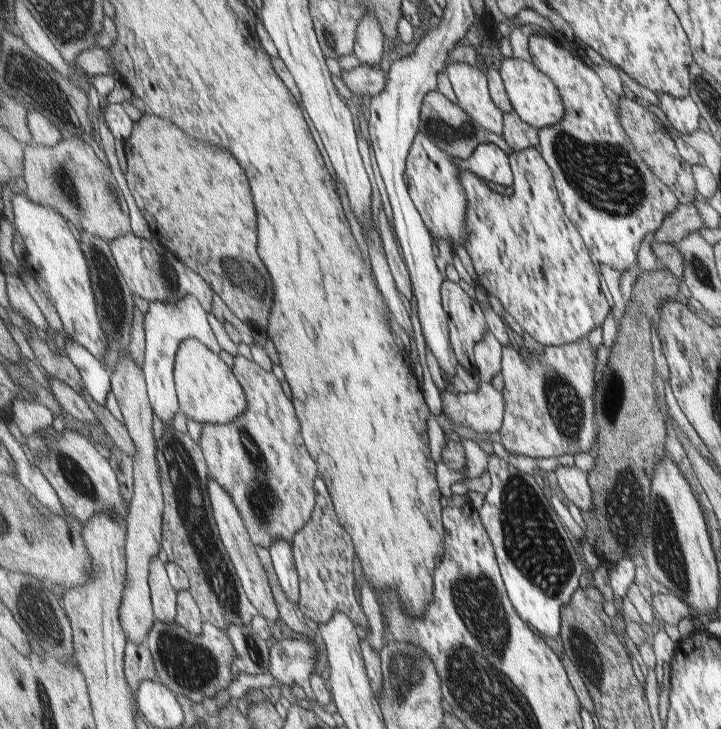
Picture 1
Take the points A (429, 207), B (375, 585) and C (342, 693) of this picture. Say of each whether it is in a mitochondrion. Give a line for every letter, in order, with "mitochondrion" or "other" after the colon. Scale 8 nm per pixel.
A: other
B: other
C: other

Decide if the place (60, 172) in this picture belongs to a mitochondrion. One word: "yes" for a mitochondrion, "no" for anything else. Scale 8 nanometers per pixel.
yes

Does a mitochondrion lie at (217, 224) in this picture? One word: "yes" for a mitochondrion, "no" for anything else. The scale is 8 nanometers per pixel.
no

